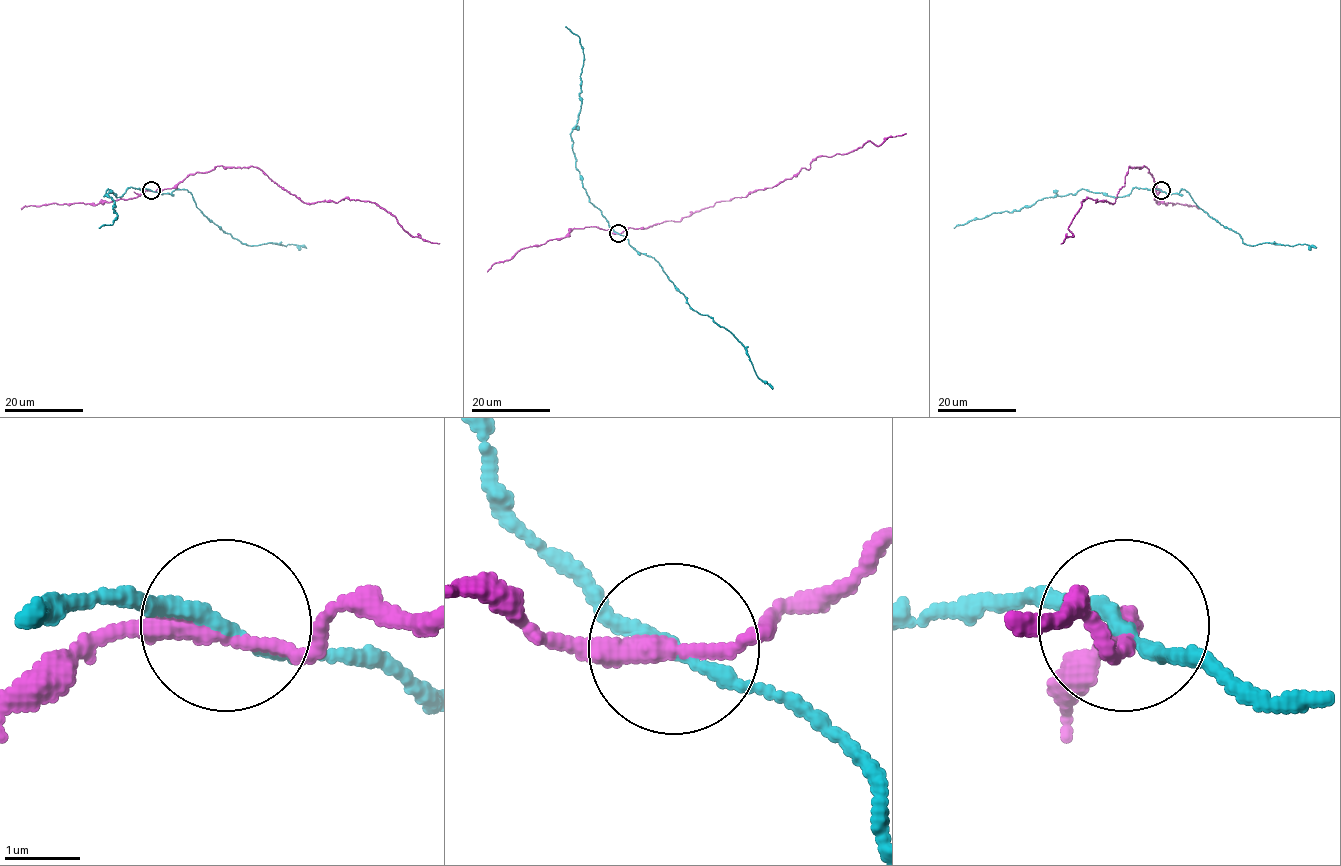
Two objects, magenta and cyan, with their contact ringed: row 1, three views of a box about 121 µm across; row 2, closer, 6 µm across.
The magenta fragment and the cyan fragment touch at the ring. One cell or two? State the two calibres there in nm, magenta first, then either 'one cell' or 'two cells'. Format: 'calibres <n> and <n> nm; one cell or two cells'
calibres 260 and 190 nm; one cell

